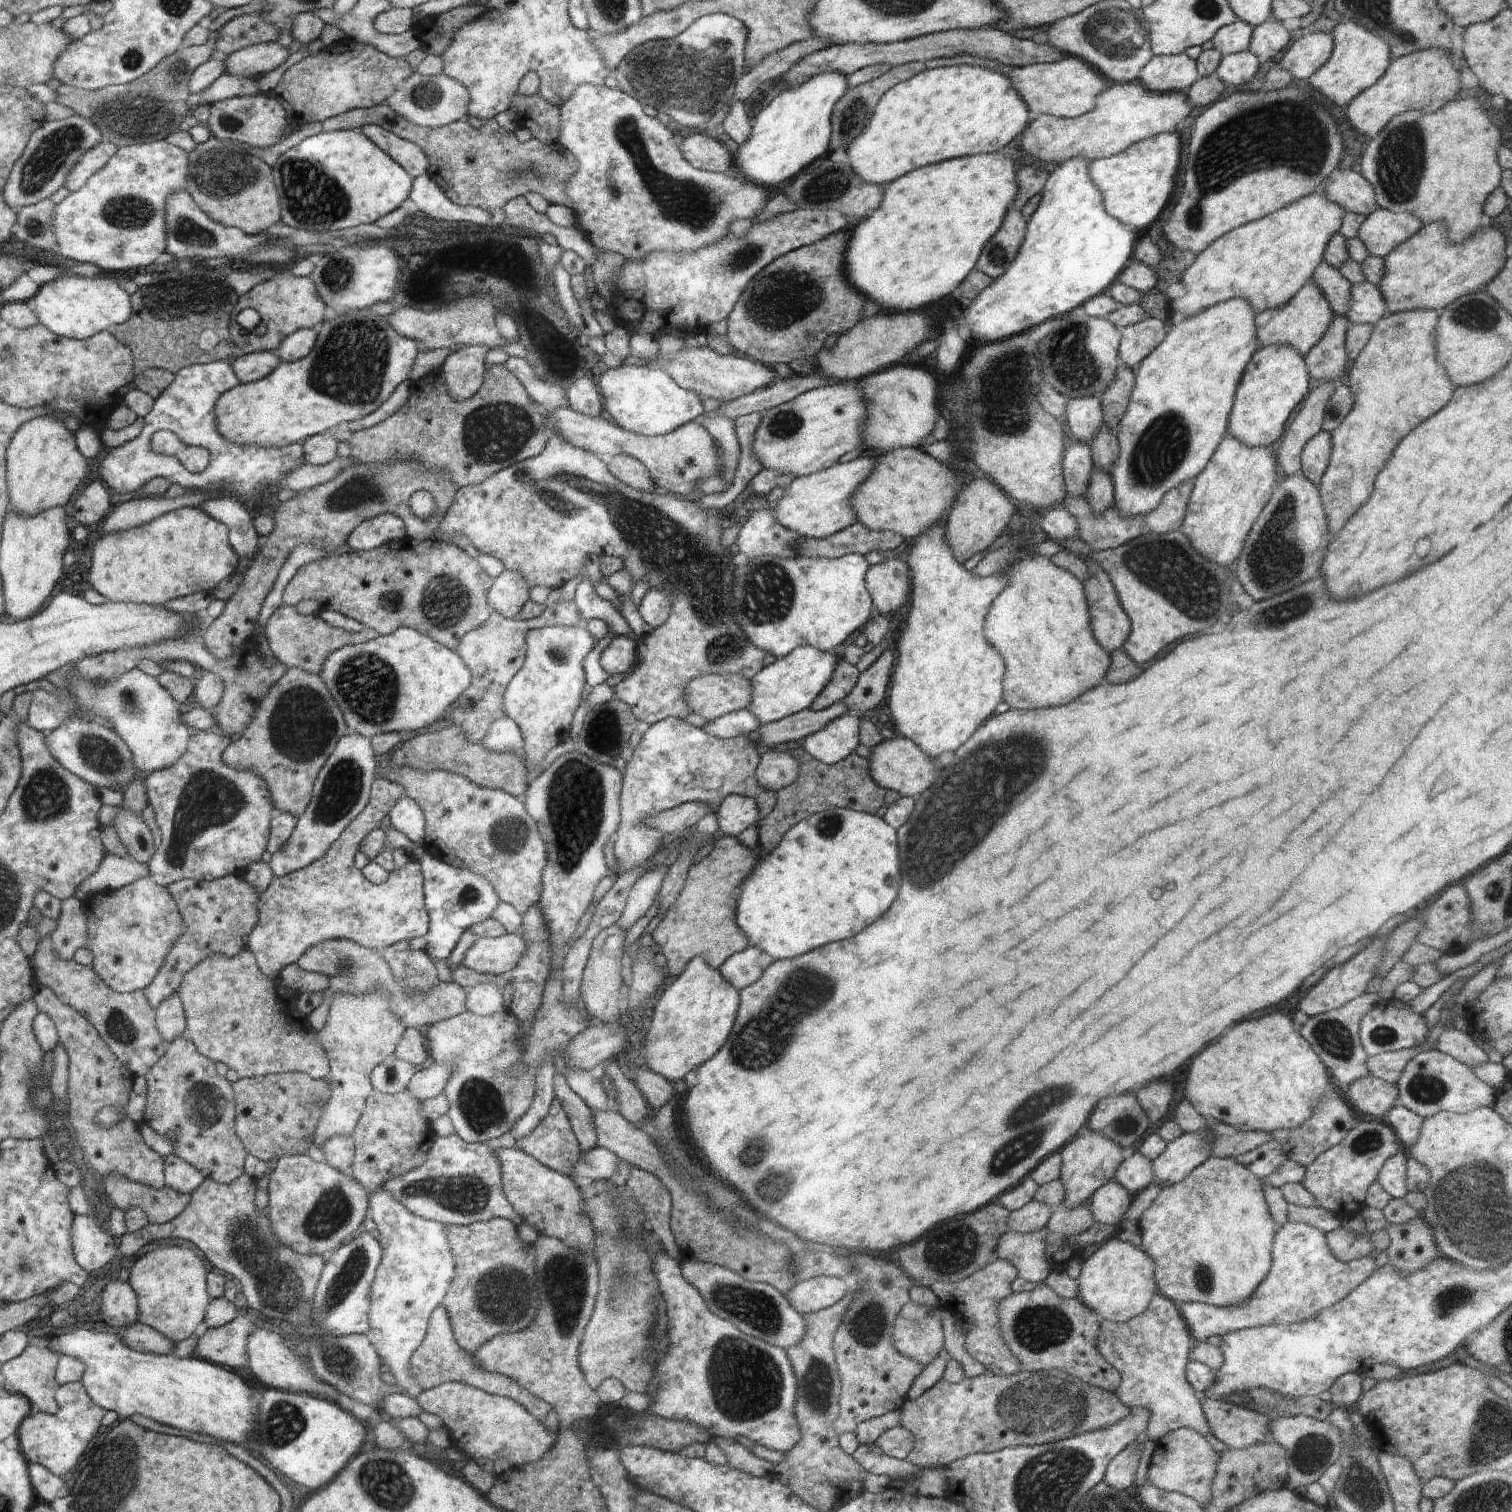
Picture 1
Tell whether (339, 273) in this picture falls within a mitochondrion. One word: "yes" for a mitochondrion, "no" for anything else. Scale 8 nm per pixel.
yes

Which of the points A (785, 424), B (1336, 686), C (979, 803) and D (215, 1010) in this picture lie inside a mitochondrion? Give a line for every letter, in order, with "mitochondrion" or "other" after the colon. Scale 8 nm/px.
A: mitochondrion
B: other
C: mitochondrion
D: mitochondrion

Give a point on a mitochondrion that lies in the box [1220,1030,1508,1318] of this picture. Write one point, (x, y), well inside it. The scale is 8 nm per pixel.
(1454, 1297)

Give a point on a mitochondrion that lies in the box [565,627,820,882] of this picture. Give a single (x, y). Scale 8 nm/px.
(604, 734)

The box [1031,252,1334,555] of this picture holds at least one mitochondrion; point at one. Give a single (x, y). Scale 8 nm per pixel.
(1163, 446)

